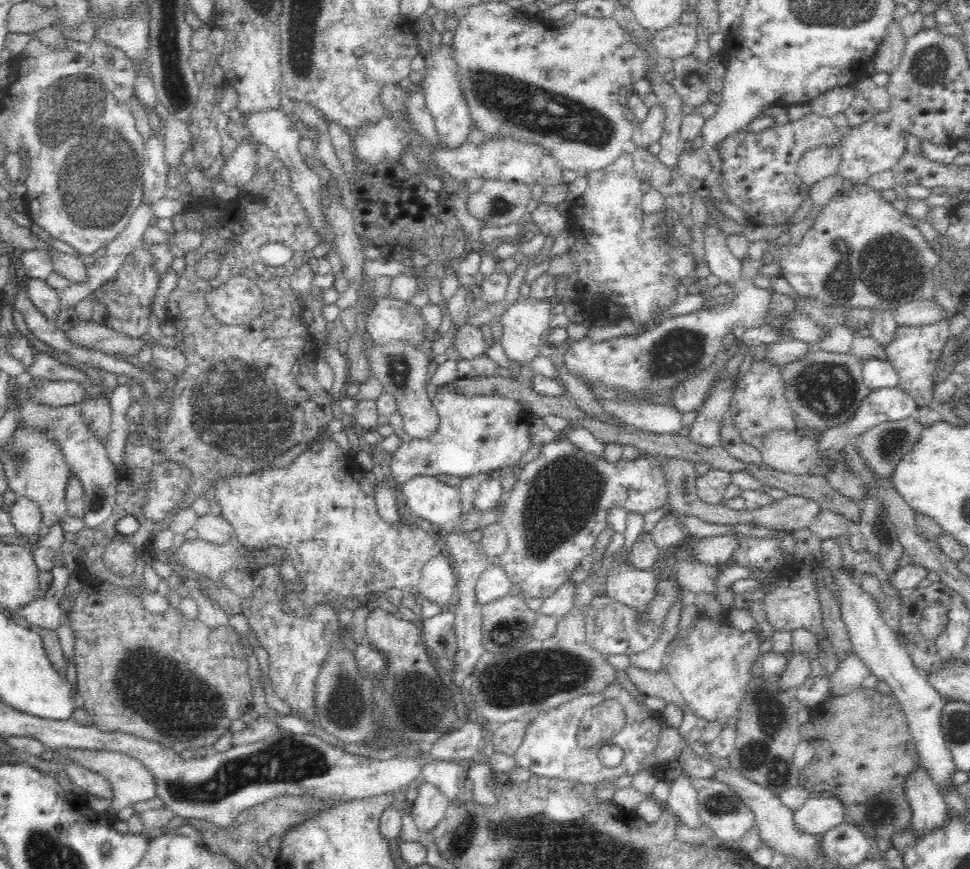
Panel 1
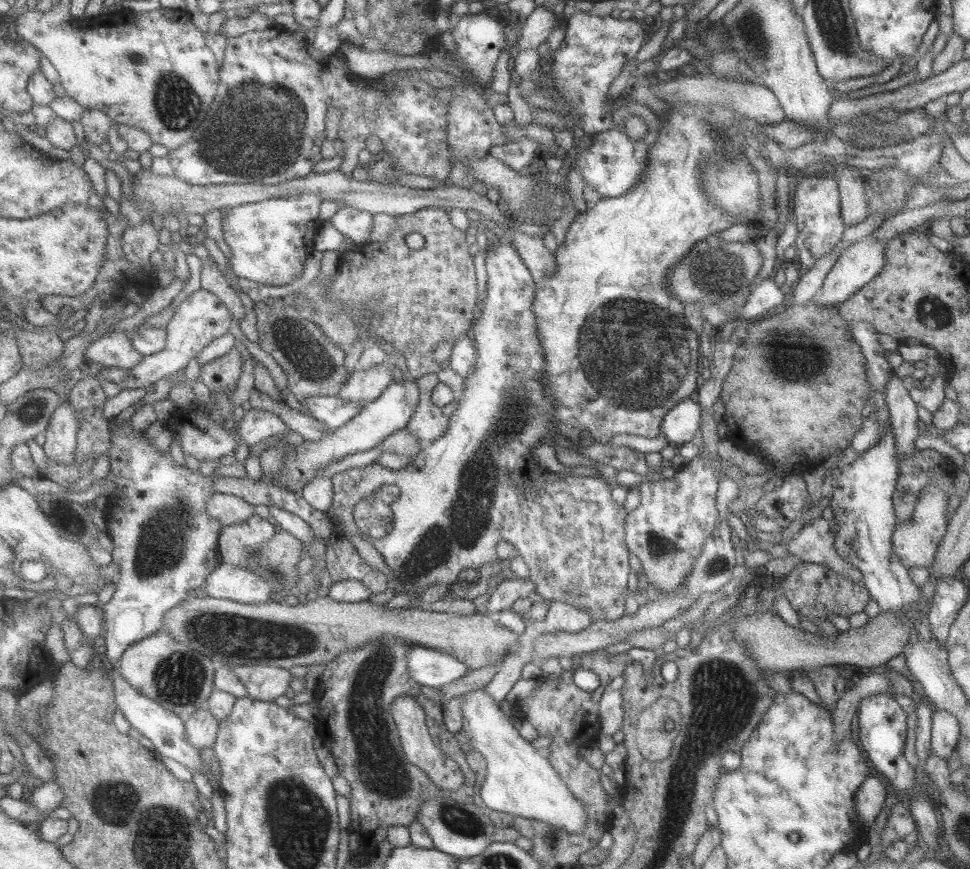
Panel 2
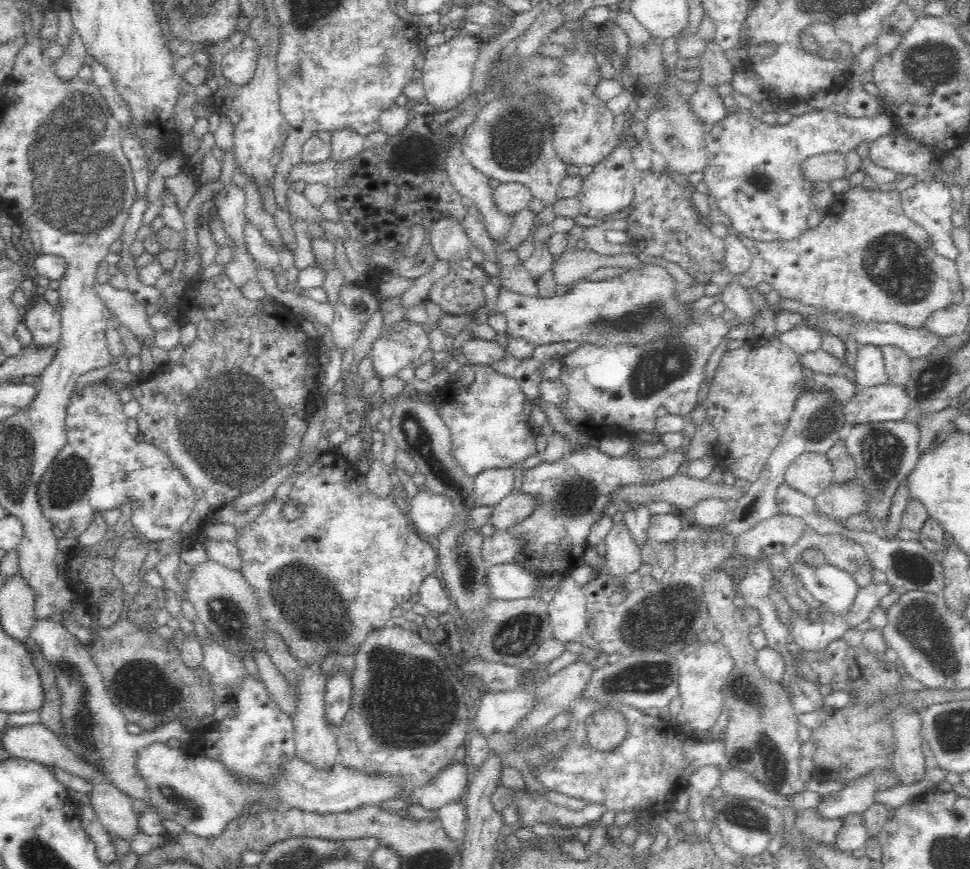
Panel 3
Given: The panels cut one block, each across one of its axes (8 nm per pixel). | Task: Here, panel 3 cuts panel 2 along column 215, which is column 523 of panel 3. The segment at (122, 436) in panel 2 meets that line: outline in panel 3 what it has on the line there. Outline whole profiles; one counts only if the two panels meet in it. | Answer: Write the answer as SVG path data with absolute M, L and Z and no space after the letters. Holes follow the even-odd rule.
M590 445L588 448L564 454L562 458L558 458L554 462L541 462L534 468L524 470L520 490L524 494L530 495L536 501L536 506L526 518L510 528L514 539L516 539L516 554L513 562L520 565L522 569L528 570L535 578L546 579L547 574L564 576L572 570L577 571L582 566L583 554L588 547L587 538L591 526L602 518L602 510L606 510L606 506L614 503L613 496L617 490L625 486L654 484L669 479L678 474L678 468L682 464L687 464L684 463L684 460L686 460L684 448L678 448L674 452L668 450L662 456L651 460L640 458L638 455L630 457L629 454L610 456Z

